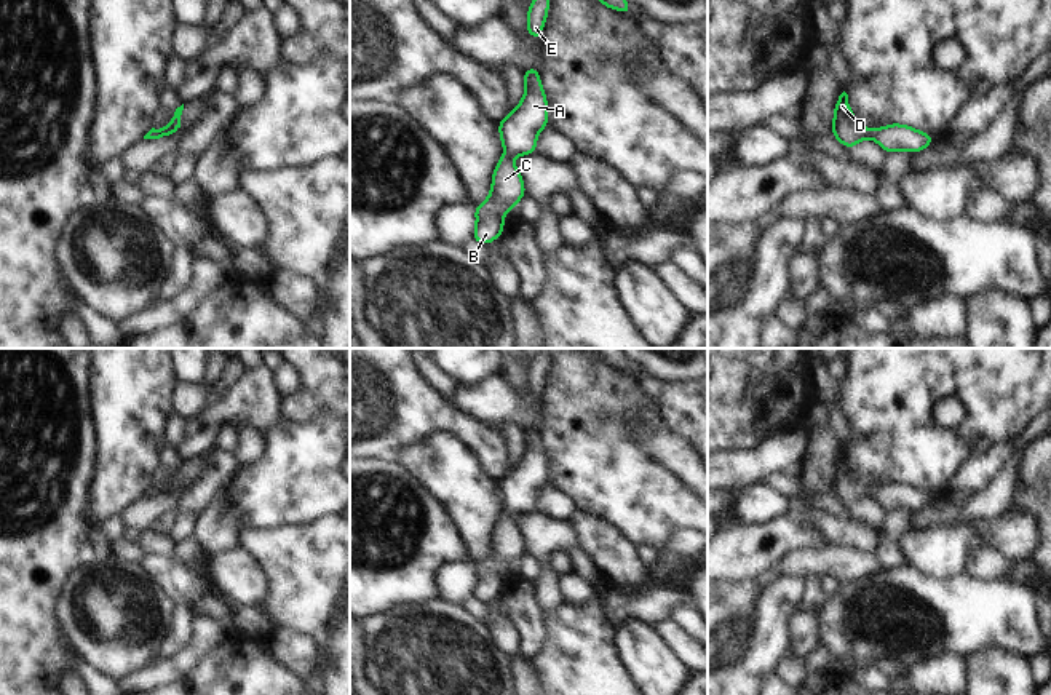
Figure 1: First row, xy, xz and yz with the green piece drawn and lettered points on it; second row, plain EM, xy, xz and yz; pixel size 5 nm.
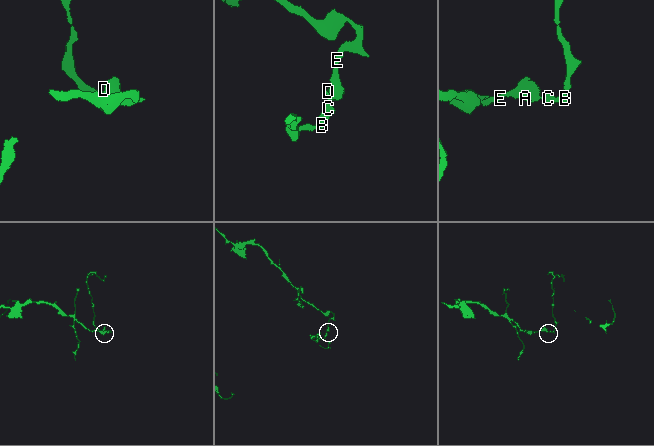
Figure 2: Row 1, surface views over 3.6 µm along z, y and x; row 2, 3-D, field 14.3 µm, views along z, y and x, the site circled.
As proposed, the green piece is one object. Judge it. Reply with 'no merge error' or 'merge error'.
no merge error

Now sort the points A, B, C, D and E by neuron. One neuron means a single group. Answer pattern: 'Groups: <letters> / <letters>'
Groups: A B C D E.

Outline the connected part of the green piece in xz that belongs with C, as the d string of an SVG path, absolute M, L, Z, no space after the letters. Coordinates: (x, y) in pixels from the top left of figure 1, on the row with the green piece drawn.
M533 66L524 70L524 83L526 93L521 102L497 123L505 153L492 173L487 200L474 206L476 243L490 244L503 233L502 219L526 197L524 179L513 158L535 153L540 131L549 126L546 94L540 72Z

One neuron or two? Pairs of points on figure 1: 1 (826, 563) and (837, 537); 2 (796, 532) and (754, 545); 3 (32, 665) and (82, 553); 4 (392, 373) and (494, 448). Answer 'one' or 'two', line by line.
1: two
2: one
3: one
4: one

